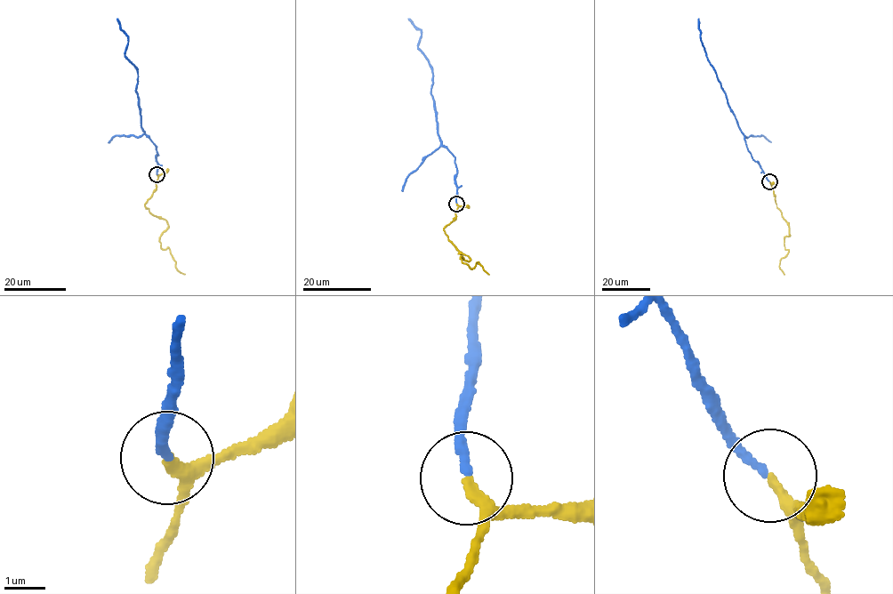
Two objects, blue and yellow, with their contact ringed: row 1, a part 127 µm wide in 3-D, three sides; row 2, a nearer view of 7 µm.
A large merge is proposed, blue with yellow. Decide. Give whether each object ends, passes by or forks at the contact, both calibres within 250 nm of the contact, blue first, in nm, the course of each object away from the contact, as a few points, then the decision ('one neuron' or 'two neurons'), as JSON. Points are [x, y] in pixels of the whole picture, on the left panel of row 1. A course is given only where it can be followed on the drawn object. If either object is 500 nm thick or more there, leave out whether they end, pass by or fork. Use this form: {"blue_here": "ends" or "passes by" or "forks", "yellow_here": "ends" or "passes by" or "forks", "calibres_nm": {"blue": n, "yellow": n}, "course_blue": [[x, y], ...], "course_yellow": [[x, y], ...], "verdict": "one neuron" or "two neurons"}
{"blue_here": "ends", "yellow_here": "passes by", "calibres_nm": {"blue": 200, "yellow": 200}, "course_blue": [[157, 174], [156, 146], [141, 126], [136, 91], [137, 68], [124, 55], [128, 37], [116, 18]], "course_yellow": [[157, 174], [156, 189], [145, 207], [166, 220], [161, 248], [169, 248], [176, 268], [184, 274]], "verdict": "one neuron"}

